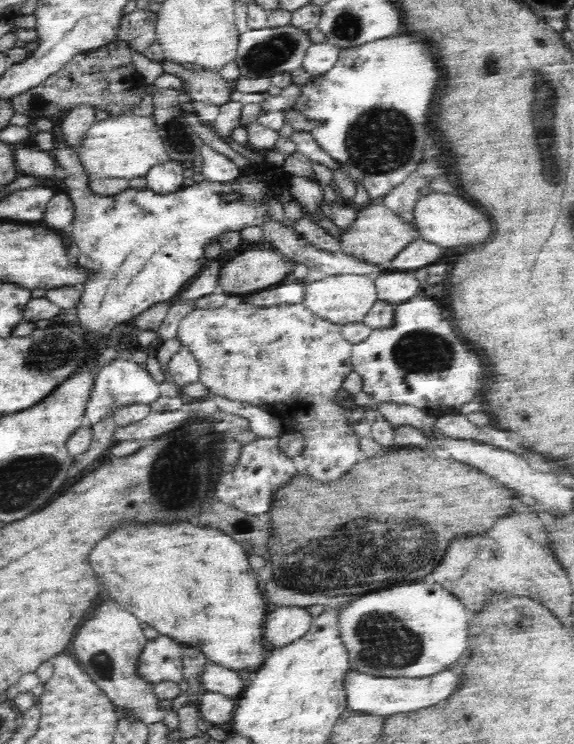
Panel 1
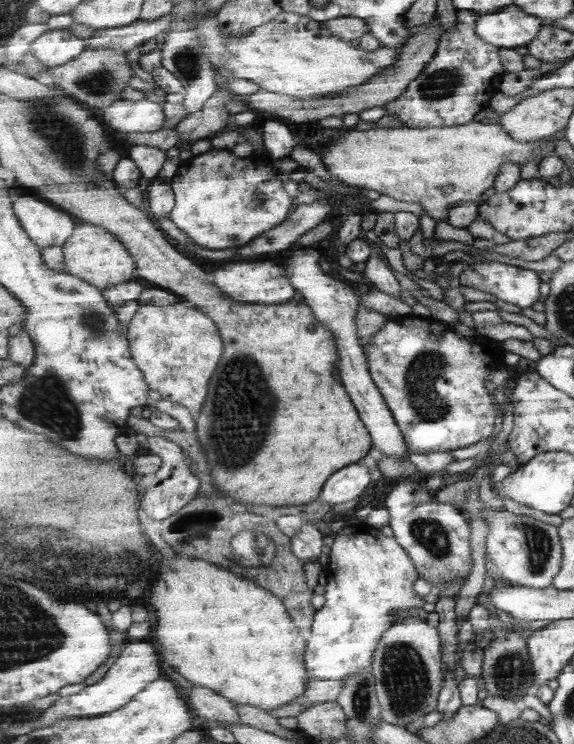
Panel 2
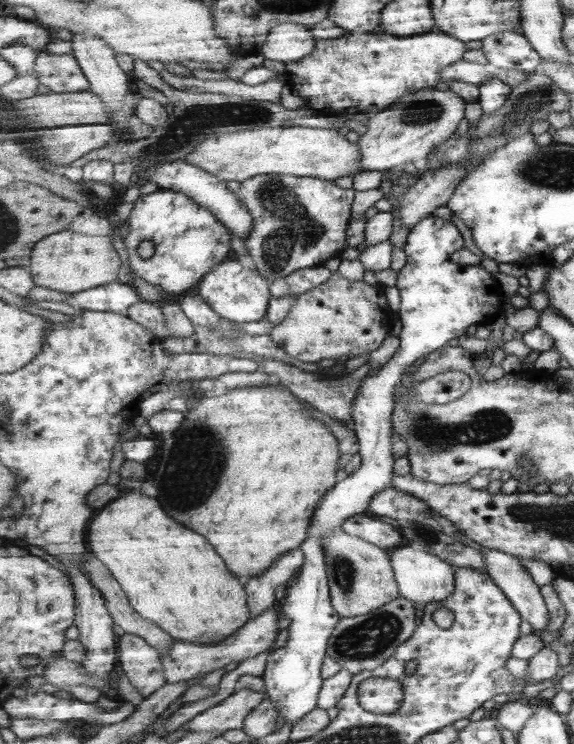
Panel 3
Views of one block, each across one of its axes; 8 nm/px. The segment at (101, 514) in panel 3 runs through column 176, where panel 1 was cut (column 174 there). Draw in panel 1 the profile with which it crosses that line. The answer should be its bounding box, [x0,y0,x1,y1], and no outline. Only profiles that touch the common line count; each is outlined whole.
[88,520,270,673]

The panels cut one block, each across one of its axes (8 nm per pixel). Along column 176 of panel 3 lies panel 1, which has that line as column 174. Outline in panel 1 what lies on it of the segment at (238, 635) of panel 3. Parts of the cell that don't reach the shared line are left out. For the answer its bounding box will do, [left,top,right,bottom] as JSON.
[135,635,183,686]

